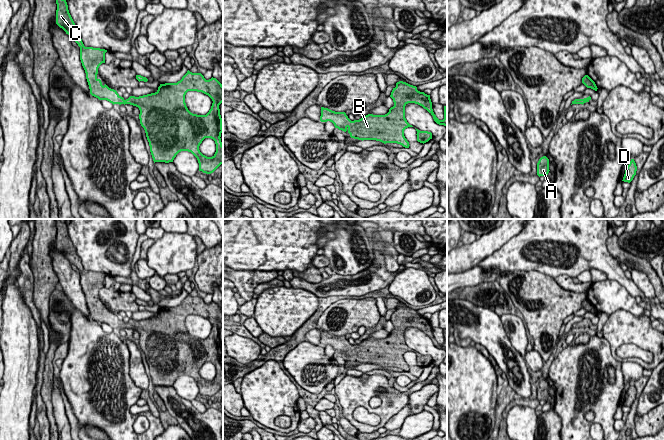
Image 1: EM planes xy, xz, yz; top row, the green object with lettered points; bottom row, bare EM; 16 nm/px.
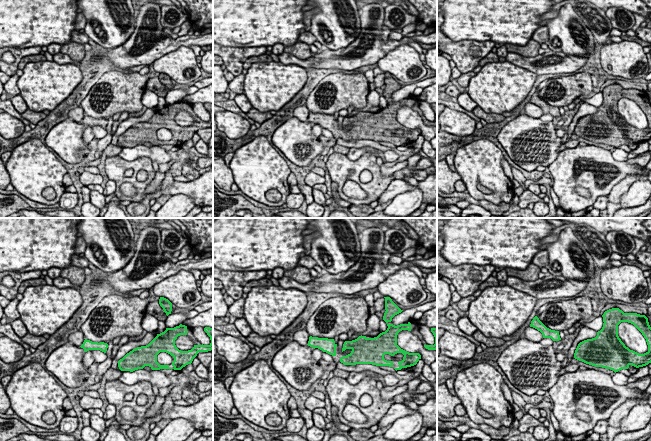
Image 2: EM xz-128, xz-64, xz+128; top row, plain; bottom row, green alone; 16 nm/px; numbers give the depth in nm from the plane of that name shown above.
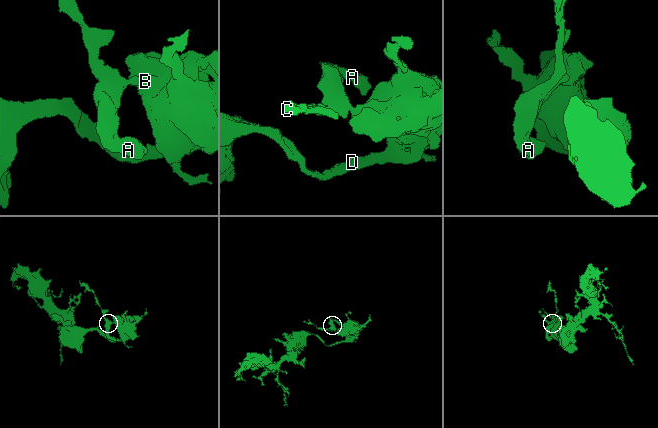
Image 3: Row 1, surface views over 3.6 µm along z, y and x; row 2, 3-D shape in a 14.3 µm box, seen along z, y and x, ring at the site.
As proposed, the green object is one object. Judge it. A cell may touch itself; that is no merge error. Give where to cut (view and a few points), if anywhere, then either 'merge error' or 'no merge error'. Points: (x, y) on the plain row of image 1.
no cut; no merge error

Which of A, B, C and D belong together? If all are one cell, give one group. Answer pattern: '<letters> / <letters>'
A B C D

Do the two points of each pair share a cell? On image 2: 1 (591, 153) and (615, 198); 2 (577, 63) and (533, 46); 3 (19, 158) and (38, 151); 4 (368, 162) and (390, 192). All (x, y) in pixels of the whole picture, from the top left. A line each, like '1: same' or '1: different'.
1: different
2: different
3: same
4: different

